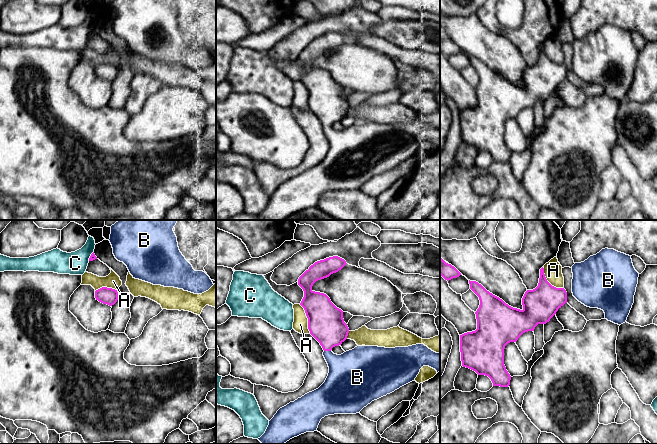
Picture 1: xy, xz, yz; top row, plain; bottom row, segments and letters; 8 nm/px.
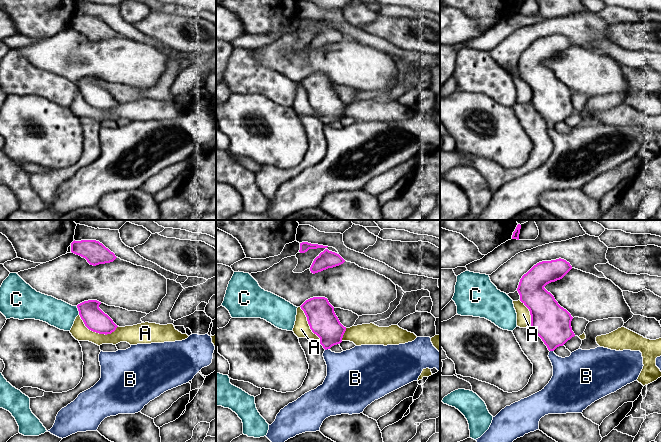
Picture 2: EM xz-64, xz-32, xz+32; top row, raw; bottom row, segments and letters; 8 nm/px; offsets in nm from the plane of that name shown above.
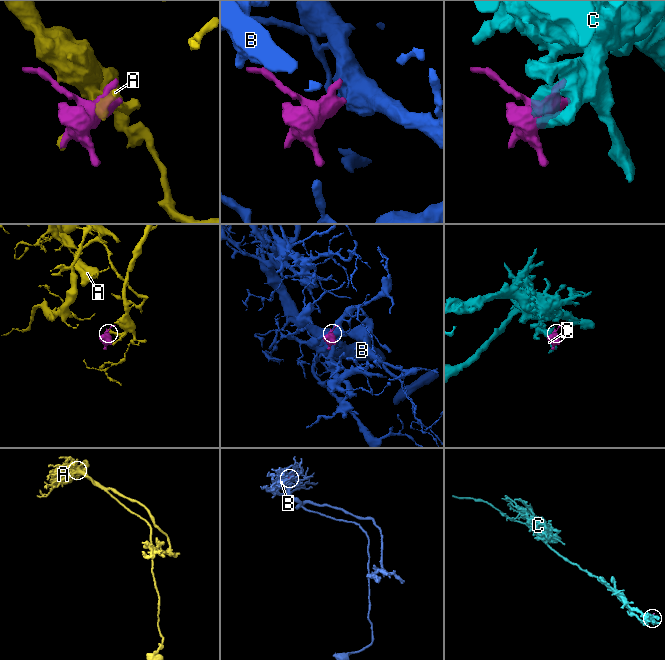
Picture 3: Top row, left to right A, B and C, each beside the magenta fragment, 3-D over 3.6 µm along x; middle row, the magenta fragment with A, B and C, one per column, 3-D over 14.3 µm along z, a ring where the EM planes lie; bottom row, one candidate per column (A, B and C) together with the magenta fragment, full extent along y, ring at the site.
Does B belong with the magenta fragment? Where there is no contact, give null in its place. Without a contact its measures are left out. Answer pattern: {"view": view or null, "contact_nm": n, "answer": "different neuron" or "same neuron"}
{"view": "xz", "contact_nm": 60, "answer": "same neuron"}

